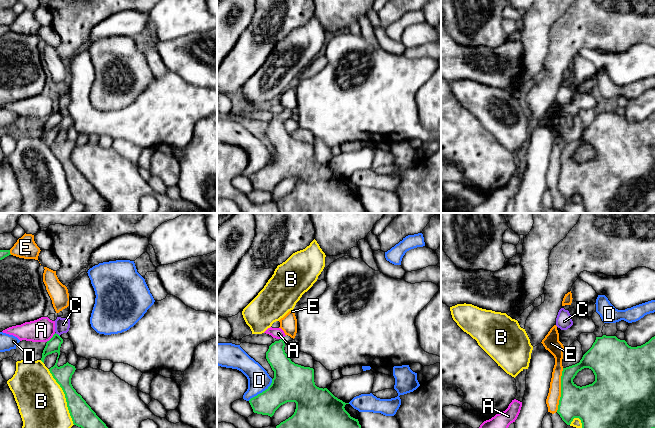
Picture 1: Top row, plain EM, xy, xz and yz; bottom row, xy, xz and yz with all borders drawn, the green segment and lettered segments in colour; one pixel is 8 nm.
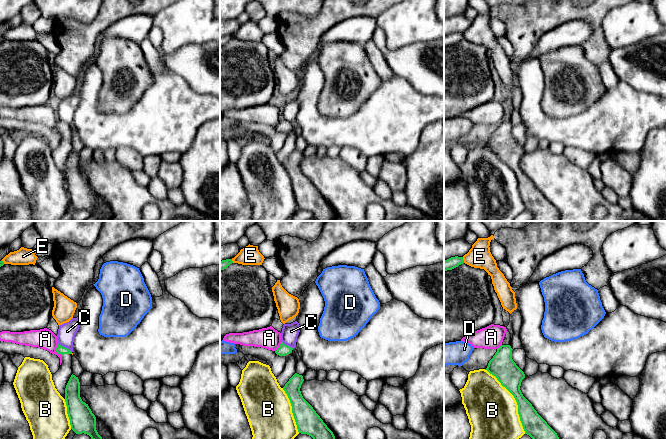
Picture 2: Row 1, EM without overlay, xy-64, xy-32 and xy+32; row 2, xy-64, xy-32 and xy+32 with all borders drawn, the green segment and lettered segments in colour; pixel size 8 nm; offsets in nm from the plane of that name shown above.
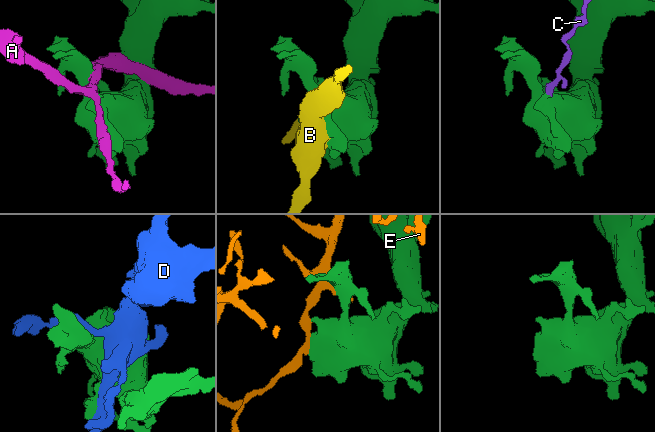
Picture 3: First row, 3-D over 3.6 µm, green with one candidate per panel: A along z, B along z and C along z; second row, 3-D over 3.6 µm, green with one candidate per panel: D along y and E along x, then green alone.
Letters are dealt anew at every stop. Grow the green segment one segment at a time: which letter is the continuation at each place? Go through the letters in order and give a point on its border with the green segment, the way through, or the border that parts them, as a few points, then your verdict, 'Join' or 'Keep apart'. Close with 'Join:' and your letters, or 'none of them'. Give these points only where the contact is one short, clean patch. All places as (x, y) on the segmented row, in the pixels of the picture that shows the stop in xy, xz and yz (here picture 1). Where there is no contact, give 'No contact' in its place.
A: Touches green at xy (51, 338). Keep apart
B: Touches green at xy (65, 397). Keep apart
C: Touches green at xy (57, 334). Boundary: xy (55, 333), (59, 336). Keep apart
D: Touches green at xz (262, 392). Keep apart
E: Touches green at yz (561, 390). Keep apart
Join: none of them

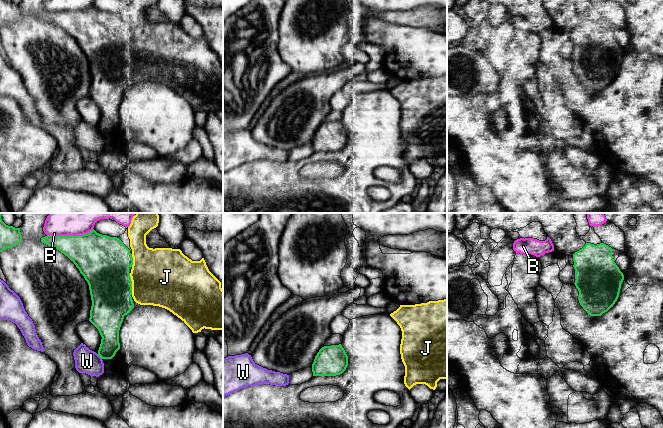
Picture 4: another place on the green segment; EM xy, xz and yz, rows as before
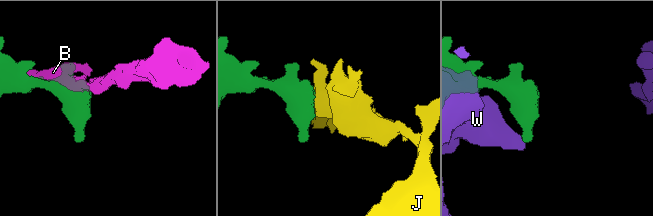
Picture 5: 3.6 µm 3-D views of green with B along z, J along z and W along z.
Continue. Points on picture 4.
B: Touches green at xy (70, 235). Keep apart
J: Touches green at xy (131, 284). Join
W: Touches green at xy (100, 356). Keep apart
Join: J

